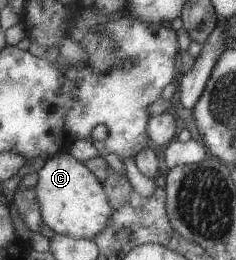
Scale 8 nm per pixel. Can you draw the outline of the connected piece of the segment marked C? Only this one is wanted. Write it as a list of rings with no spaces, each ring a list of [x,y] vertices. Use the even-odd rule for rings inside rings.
[[[62,151],[47,158],[36,173],[38,179],[34,191],[40,215],[54,234],[92,240],[104,229],[112,215],[112,207],[101,182],[85,165],[72,159],[67,151]]]

